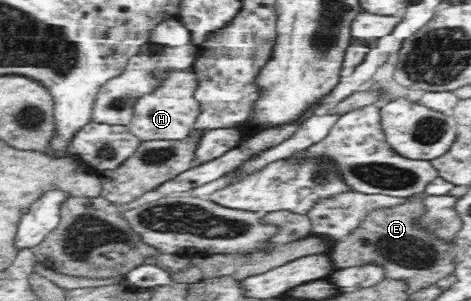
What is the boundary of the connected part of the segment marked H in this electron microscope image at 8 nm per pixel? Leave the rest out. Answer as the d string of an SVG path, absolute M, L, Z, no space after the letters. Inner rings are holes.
M193 68L171 73L160 73L164 78L162 86L144 95L134 107L134 118L128 125L130 134L133 134L141 142L153 140L173 140L185 141L192 134L194 122L201 112L201 107L193 94L197 88L197 77L193 73Z

